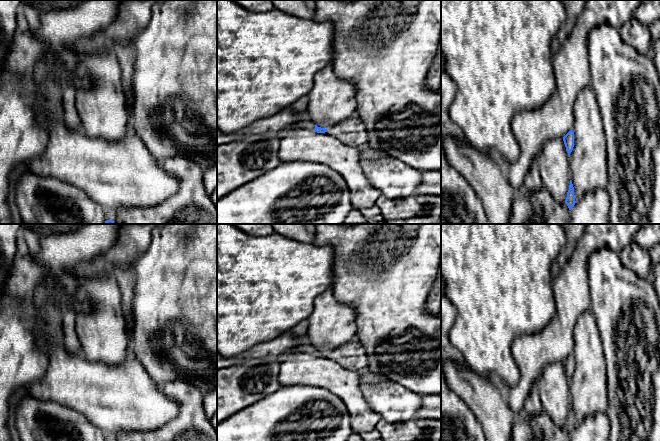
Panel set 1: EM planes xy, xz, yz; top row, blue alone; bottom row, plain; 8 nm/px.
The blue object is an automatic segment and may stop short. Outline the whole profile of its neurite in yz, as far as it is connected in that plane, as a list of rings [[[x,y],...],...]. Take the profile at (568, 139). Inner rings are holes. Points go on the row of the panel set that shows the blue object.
[[[571,130],[569,131],[564,137],[563,137],[563,141],[566,147],[566,151],[568,153],[568,155],[570,155],[570,153],[573,150],[574,147],[574,131]]]

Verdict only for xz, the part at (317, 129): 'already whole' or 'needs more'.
needs more

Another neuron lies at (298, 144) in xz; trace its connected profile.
[[[301,128],[284,130],[280,134],[278,157],[281,162],[315,162],[335,170],[348,185],[353,209],[370,208],[381,196],[363,172],[358,147],[343,144],[327,132]]]

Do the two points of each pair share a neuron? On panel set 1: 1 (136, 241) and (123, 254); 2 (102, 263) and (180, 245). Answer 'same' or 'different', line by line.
1: same
2: different

